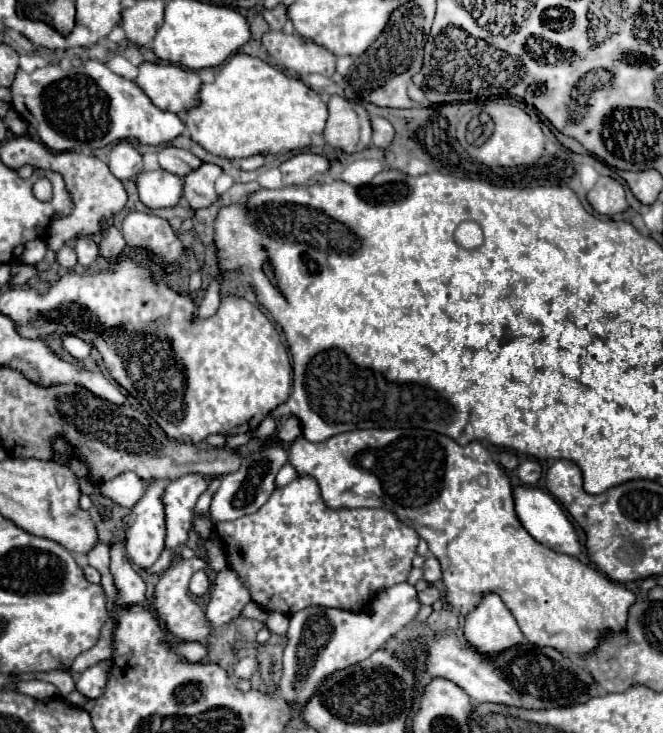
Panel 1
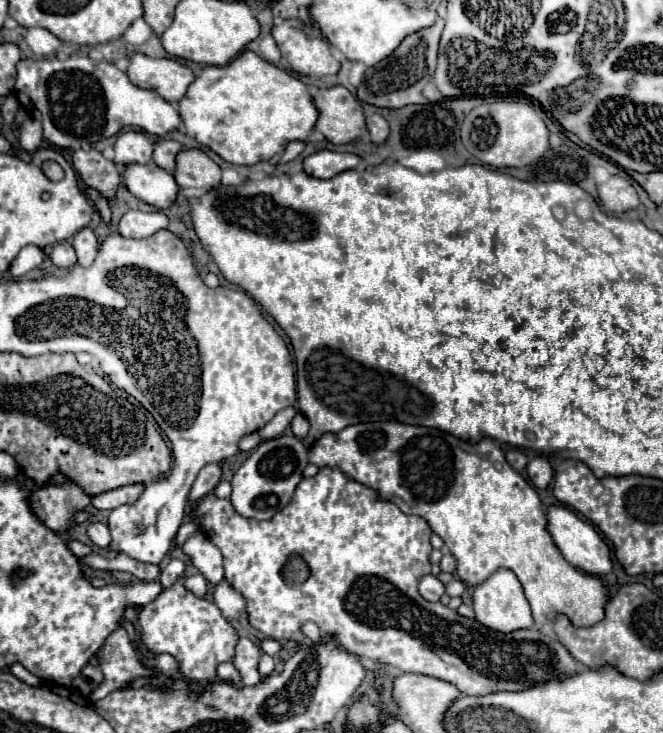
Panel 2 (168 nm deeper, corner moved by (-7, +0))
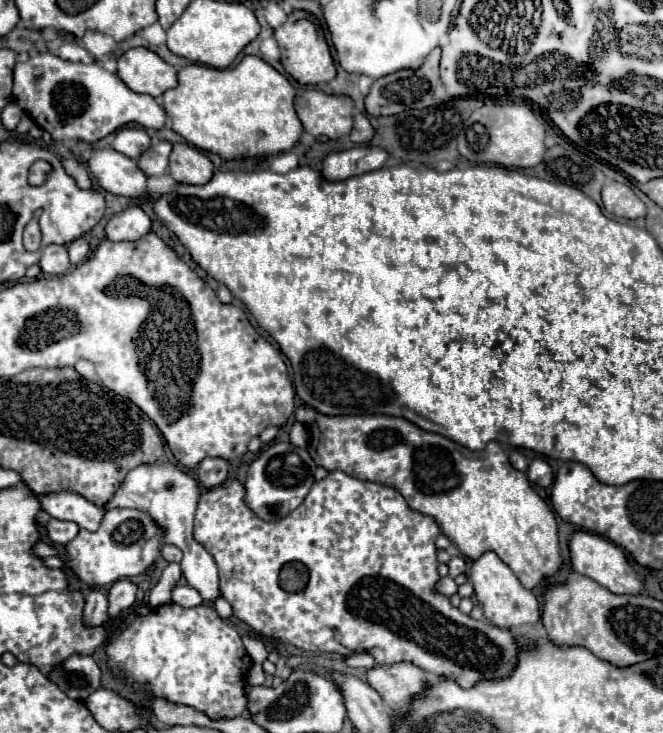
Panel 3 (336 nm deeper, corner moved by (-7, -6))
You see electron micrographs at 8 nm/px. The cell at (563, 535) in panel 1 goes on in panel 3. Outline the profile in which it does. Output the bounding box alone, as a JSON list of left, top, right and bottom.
[570,532,644,594]

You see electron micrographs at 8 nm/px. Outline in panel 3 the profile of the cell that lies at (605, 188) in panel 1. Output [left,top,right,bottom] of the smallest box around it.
[602,182,646,218]

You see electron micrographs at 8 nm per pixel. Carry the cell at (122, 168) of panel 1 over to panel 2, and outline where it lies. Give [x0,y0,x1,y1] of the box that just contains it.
[114,130,152,166]

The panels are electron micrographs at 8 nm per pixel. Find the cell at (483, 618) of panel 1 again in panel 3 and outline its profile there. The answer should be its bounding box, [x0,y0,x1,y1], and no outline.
[470,552,540,626]

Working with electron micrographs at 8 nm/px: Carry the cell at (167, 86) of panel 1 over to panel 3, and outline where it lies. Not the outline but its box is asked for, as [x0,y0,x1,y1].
[118,48,178,96]

